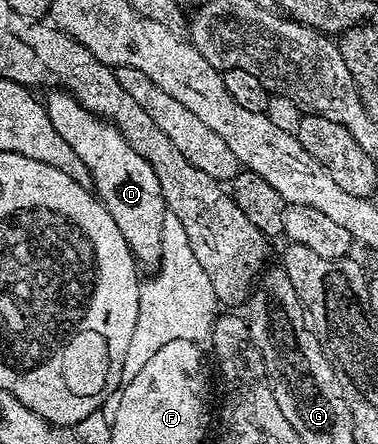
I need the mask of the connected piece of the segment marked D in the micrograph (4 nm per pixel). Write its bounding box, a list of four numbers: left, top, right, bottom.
[45,91,167,266]

